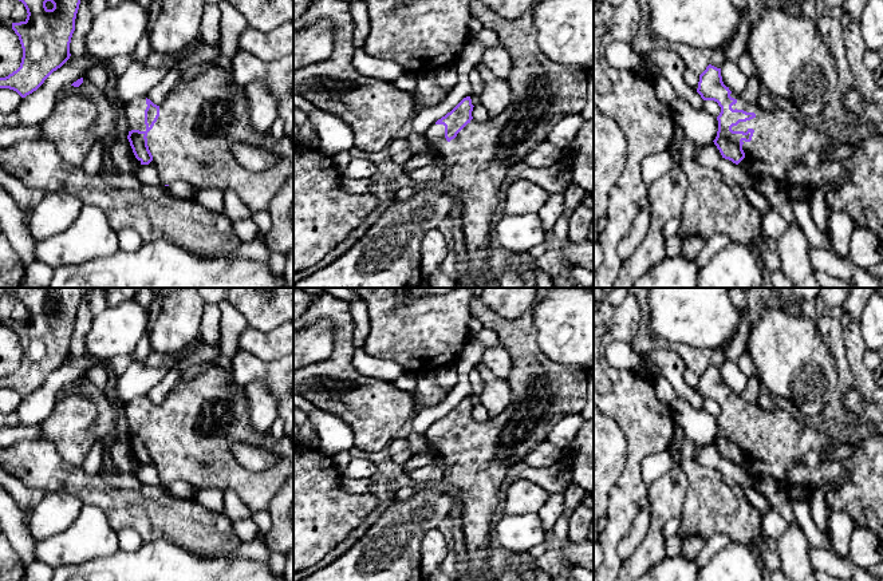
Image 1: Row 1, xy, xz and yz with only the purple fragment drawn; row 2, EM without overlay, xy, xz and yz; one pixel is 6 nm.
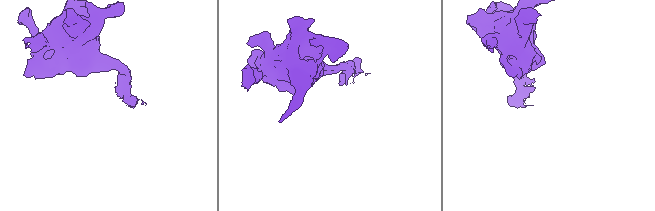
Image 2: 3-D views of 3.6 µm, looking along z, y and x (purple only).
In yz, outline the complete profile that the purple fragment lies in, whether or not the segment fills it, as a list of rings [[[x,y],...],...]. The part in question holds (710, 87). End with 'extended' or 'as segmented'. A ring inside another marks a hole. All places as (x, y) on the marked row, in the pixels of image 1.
[[[711,64],[699,75],[697,92],[703,100],[714,100],[721,107],[713,142],[722,158],[744,166],[753,178],[768,175],[789,189],[795,185],[811,191],[823,189],[828,216],[848,213],[855,228],[871,229],[883,244],[883,137],[845,141],[832,131],[824,134],[803,124],[784,108],[762,110],[757,104],[746,104],[724,84],[721,68]],[[841,143],[850,145],[854,155],[845,161],[832,161],[827,150]]]; extended

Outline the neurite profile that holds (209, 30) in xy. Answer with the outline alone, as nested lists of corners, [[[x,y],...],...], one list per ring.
[[[206,3],[200,25],[200,40],[210,46],[220,46],[220,21],[221,9],[218,4]]]

